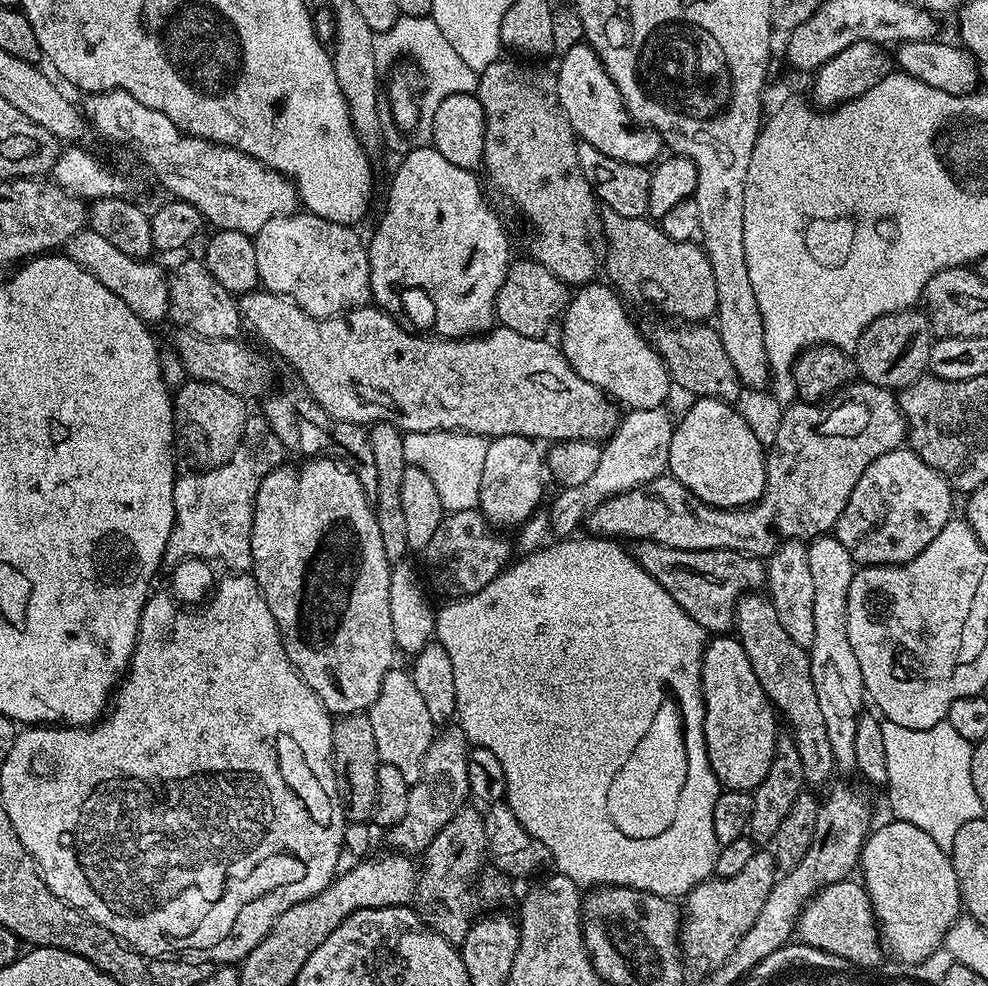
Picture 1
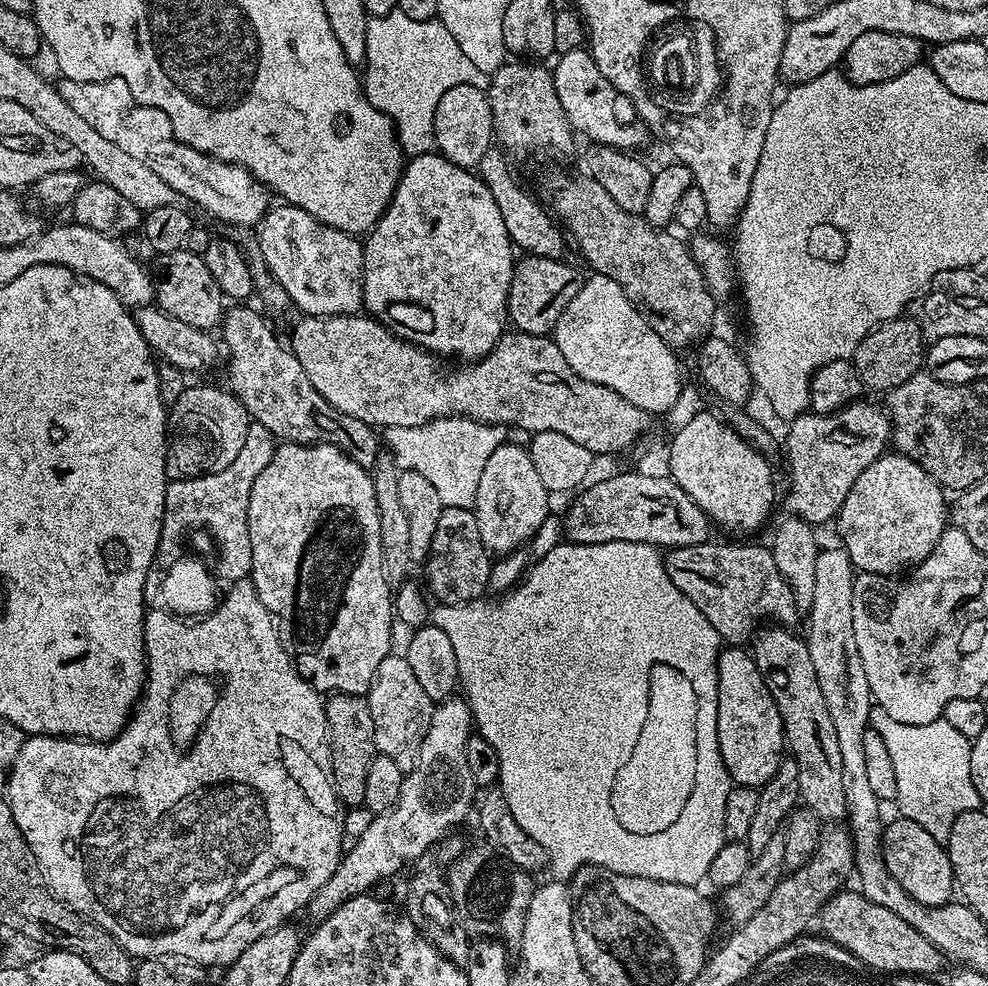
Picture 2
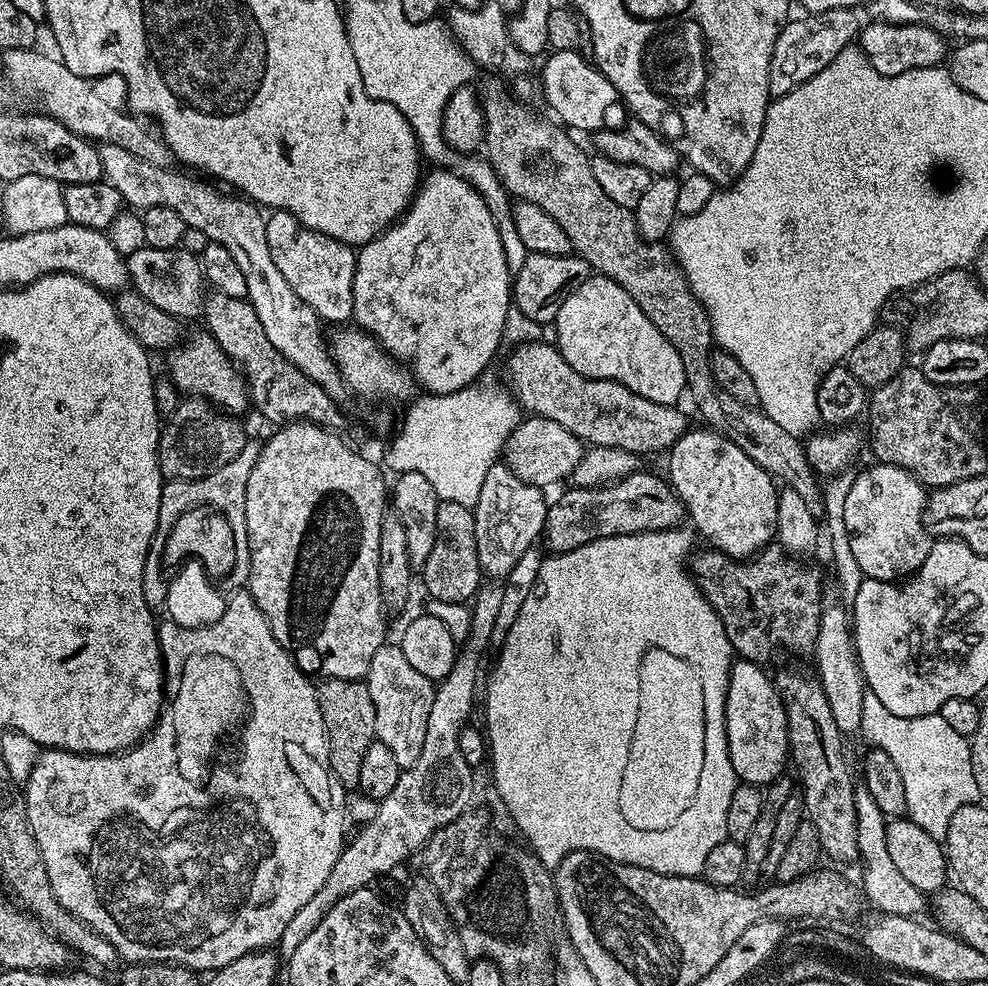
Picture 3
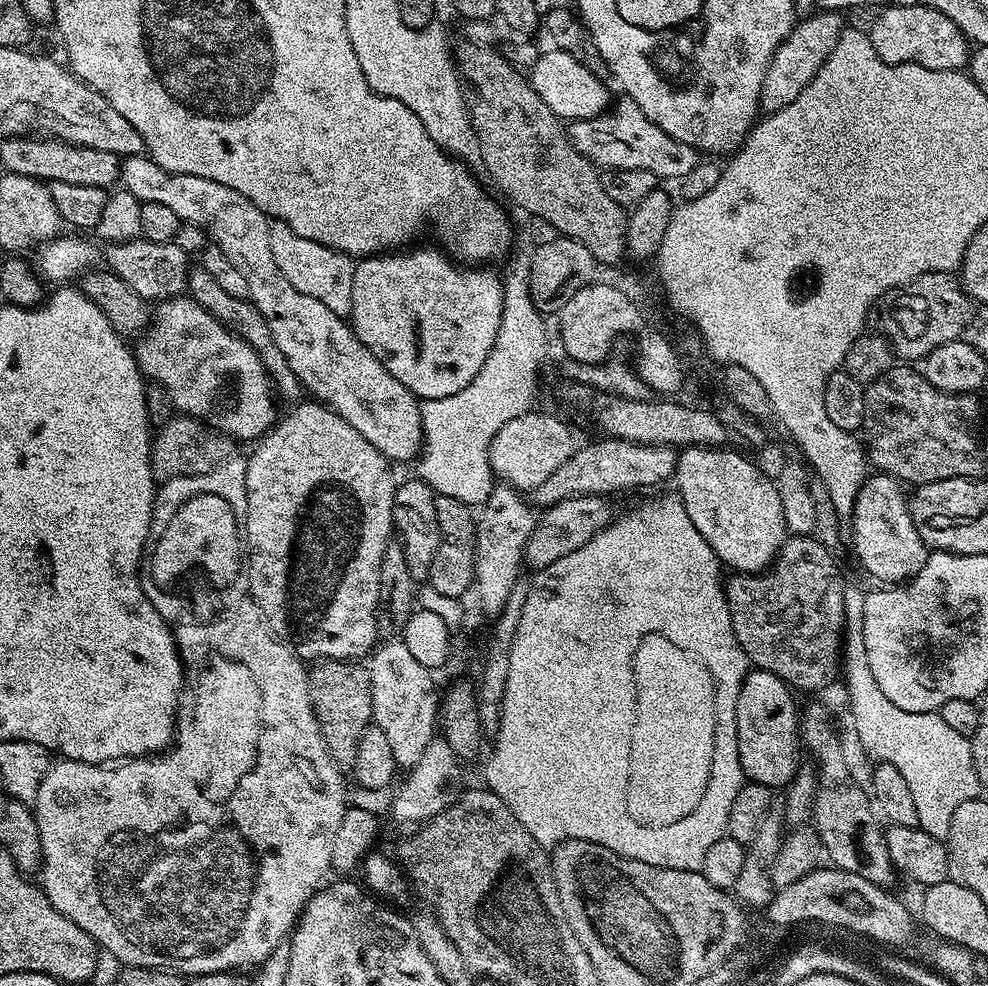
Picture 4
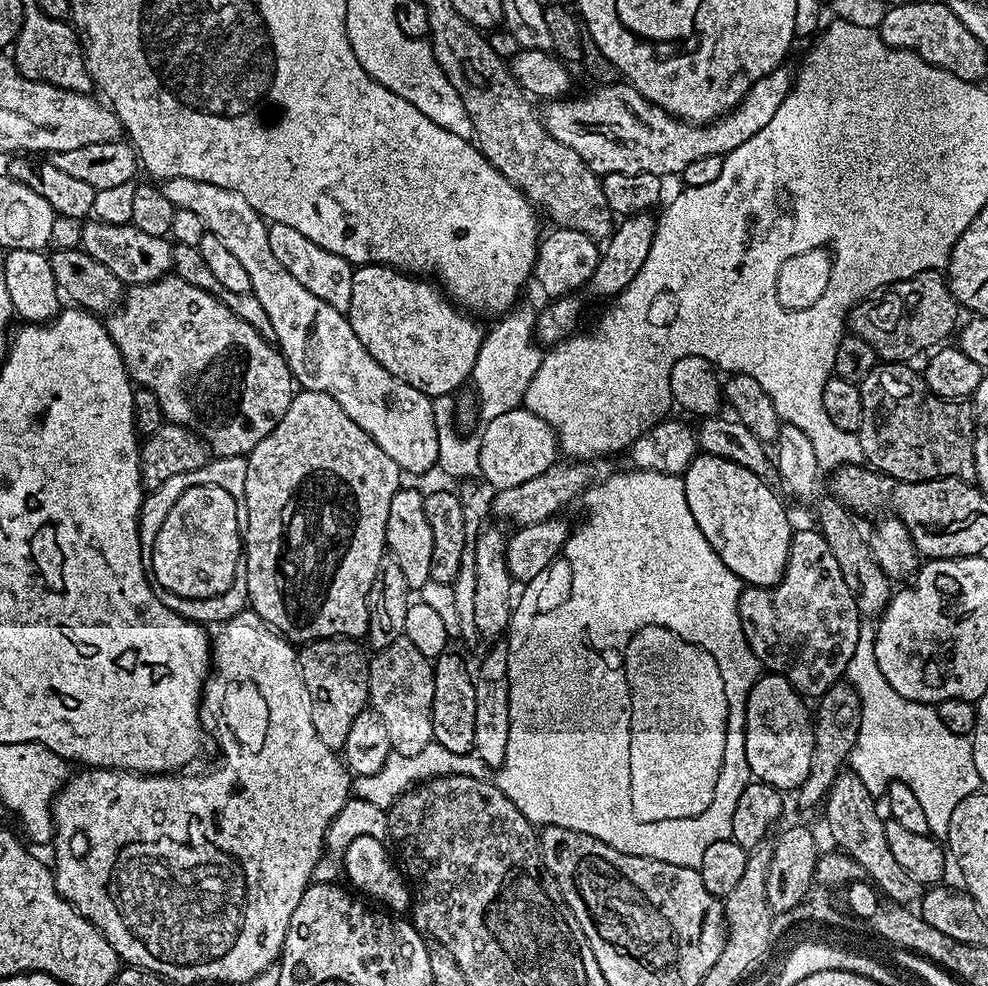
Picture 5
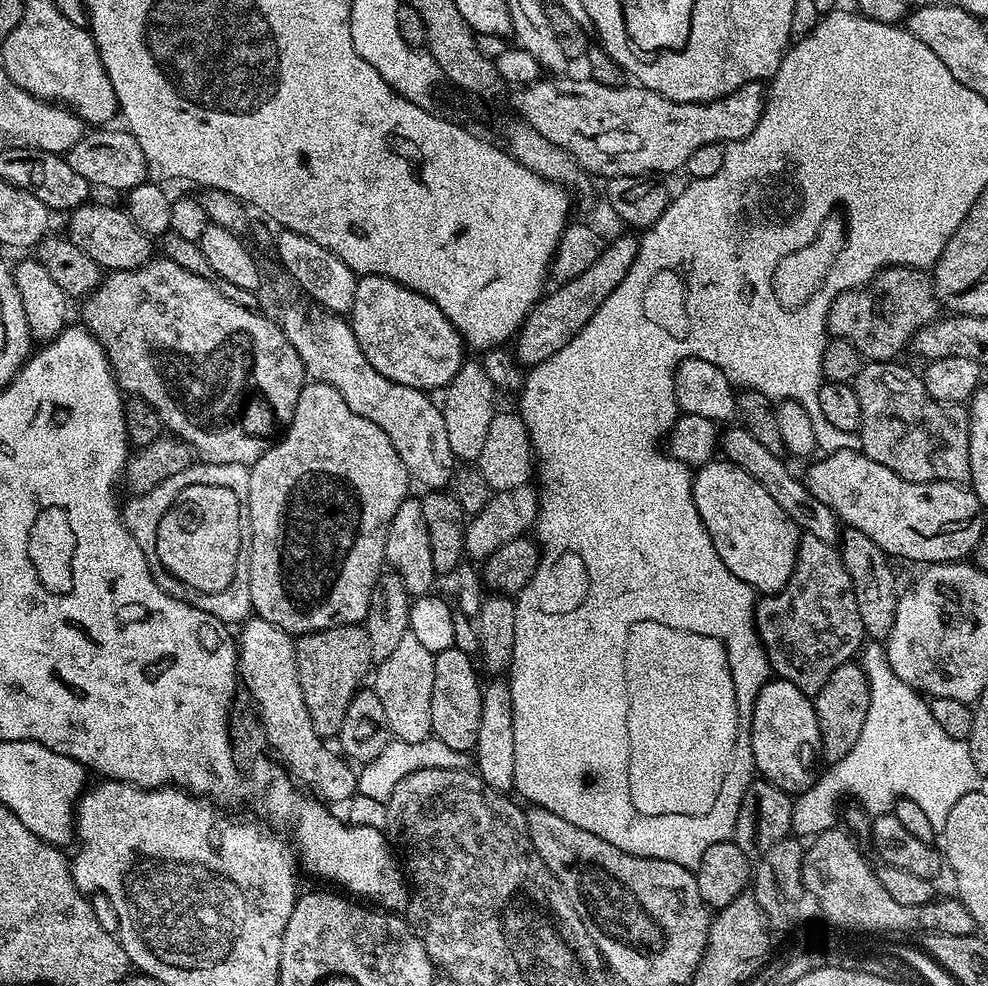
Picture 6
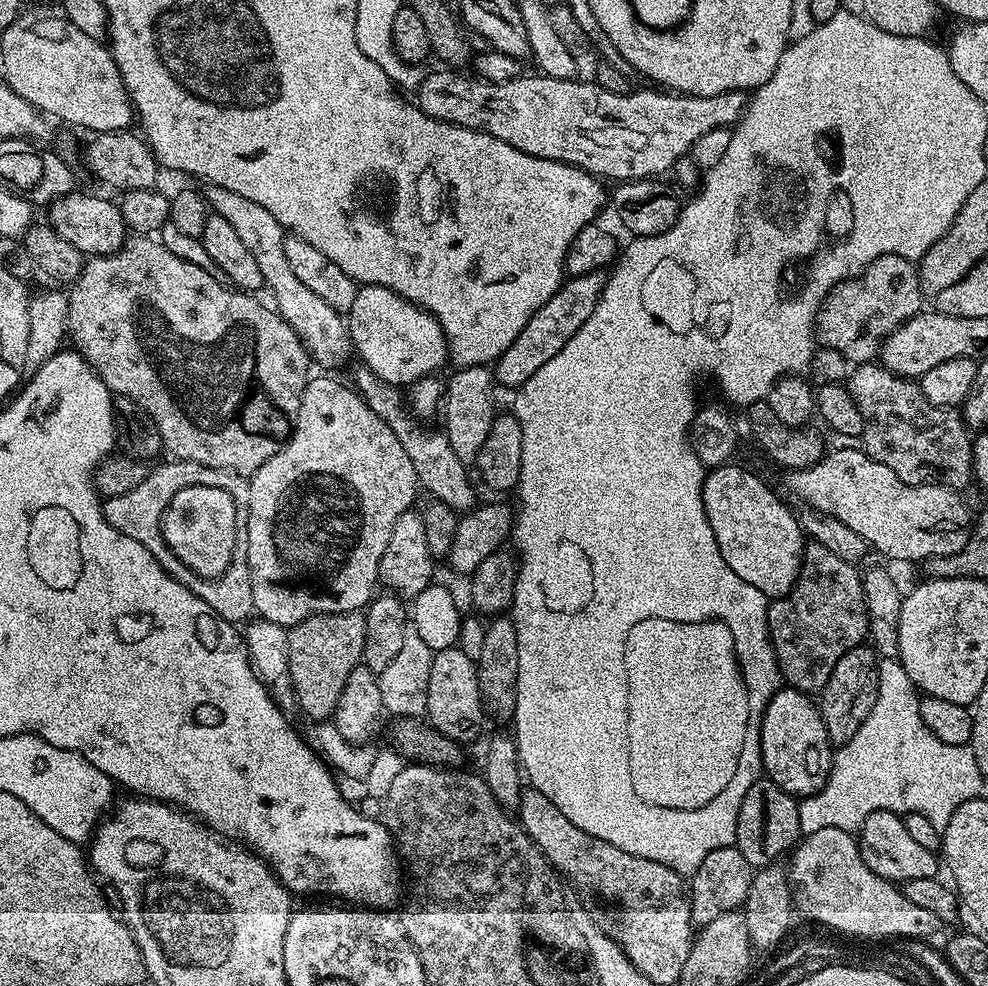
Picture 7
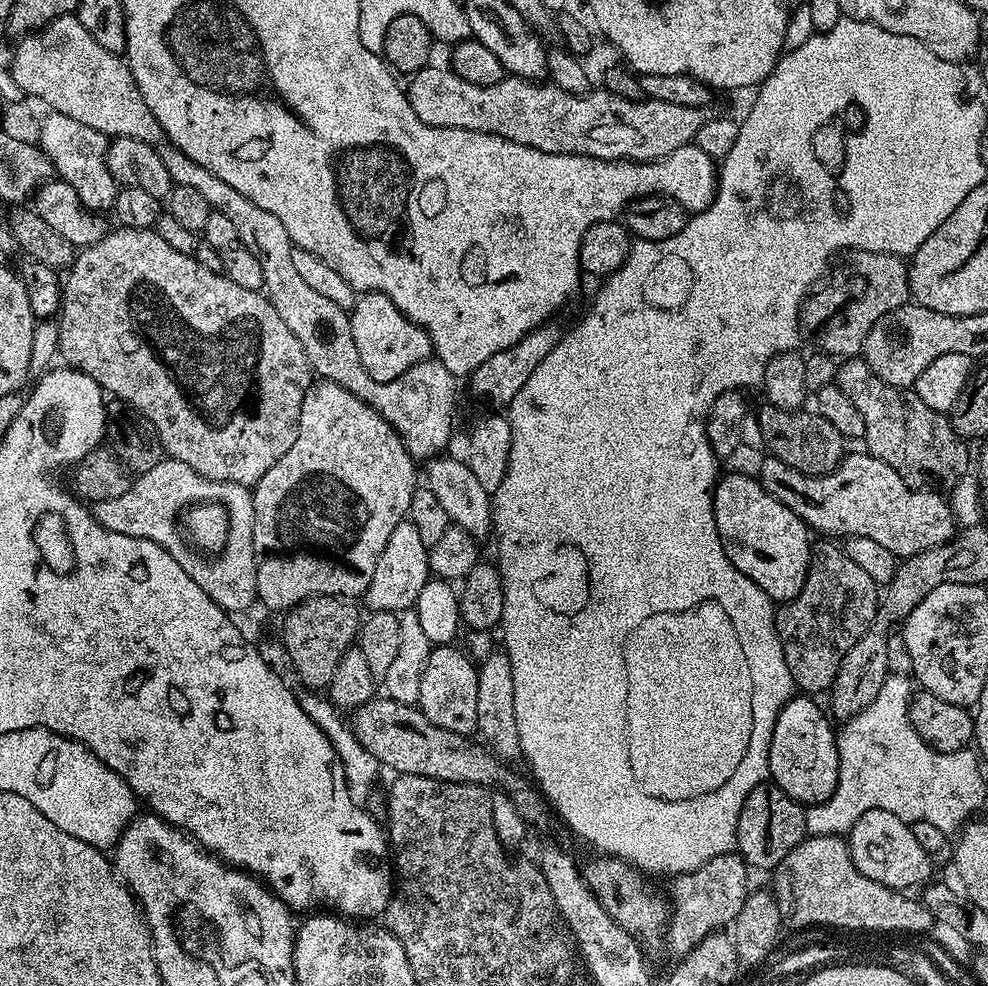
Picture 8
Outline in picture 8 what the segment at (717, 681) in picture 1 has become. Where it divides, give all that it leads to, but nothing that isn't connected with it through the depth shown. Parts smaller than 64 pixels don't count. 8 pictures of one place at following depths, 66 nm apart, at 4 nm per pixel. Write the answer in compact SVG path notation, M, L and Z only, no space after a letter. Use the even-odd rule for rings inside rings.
M796 694L786 701L774 722L770 738L768 775L788 797L801 806L826 802L840 781L840 745L833 721L808 694Z

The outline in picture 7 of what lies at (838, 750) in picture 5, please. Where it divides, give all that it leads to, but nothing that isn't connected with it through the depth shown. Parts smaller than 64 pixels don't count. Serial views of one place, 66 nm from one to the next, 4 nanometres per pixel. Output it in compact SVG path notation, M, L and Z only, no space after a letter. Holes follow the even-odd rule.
M861 646L850 649L834 666L826 686L818 694L820 716L824 719L826 734L833 745L839 746L850 742L858 732L858 726L874 710L874 702L878 698L878 656L871 647Z

